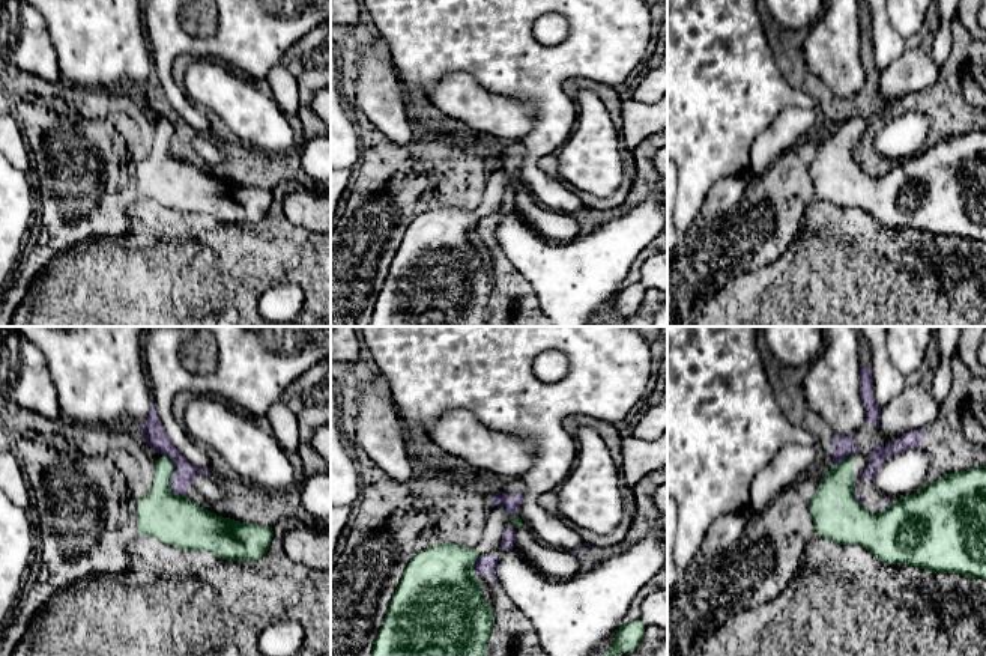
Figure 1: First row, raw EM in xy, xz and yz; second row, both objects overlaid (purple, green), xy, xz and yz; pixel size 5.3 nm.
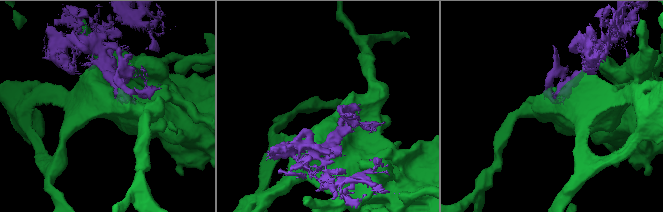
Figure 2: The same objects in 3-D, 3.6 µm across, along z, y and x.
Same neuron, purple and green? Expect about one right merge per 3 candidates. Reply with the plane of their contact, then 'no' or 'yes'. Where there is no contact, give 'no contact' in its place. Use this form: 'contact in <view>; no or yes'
contact in xy; no

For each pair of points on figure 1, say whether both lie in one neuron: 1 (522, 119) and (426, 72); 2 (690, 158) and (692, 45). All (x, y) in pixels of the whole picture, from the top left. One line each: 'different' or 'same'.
1: different
2: same

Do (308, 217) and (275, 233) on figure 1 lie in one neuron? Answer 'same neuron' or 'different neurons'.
different neurons

